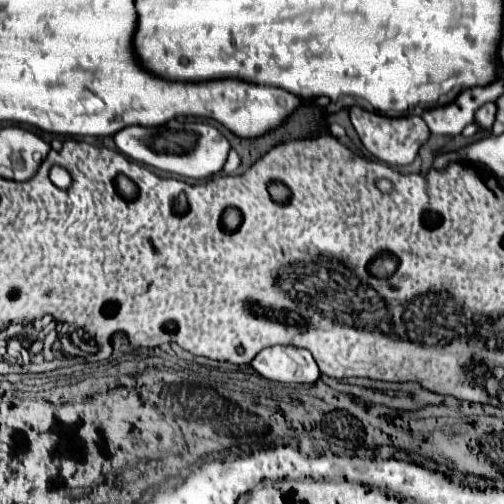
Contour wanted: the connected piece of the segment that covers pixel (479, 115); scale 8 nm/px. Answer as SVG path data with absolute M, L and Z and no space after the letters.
M485 104L475 112L475 124L479 126L479 130L491 130L493 120L495 120L495 104Z

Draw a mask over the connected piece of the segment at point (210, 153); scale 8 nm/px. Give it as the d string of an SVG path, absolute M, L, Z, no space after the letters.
M169 120L161 126L127 126L113 136L119 152L129 156L135 162L145 166L183 176L193 180L209 178L223 170L223 164L229 154L229 142L221 136L221 132L205 122L179 122Z

